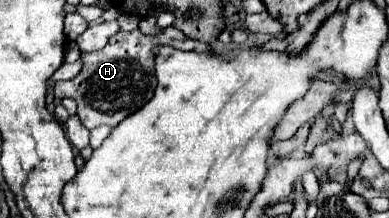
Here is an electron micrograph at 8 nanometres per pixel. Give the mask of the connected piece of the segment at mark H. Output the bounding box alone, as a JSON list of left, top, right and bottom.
[53,29,155,129]

